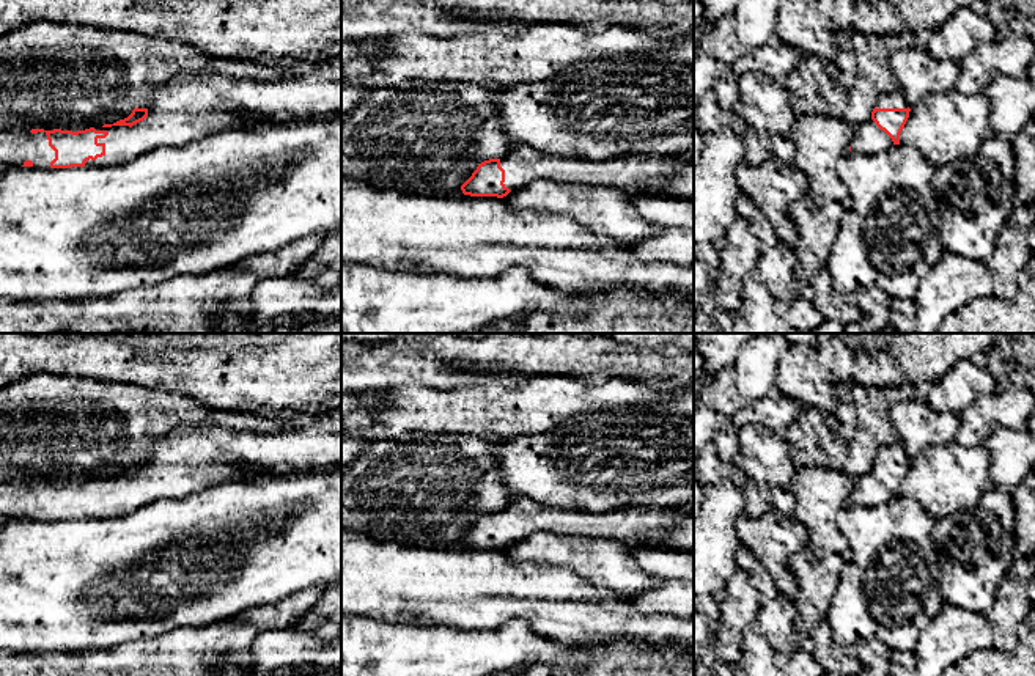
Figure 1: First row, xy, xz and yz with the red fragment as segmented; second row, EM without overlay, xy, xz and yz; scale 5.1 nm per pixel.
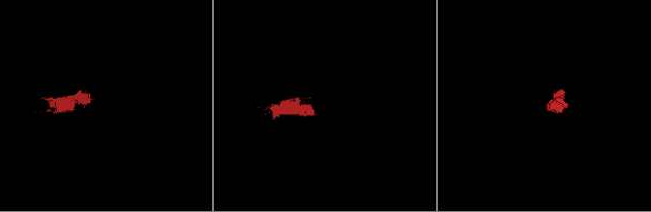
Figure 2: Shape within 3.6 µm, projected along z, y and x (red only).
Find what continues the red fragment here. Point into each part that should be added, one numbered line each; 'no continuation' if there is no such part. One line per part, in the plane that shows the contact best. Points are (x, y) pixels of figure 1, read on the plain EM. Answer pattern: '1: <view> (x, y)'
1: xy (187, 459)
2: xy (14, 500)

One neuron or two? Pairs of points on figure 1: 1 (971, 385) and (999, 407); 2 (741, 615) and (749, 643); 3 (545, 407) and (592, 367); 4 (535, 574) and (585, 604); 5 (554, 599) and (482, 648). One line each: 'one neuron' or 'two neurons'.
1: two neurons
2: two neurons
3: two neurons
4: one neuron
5: two neurons

